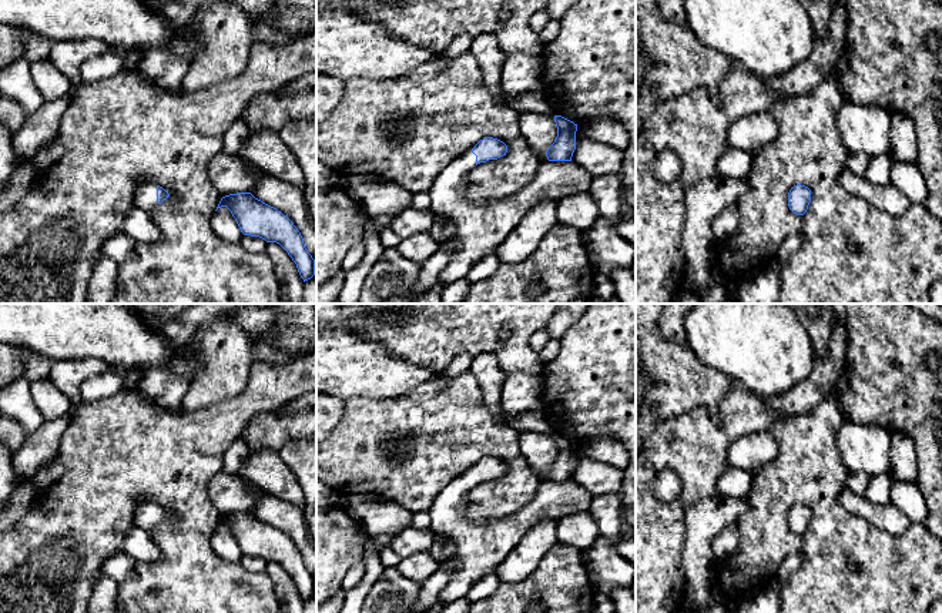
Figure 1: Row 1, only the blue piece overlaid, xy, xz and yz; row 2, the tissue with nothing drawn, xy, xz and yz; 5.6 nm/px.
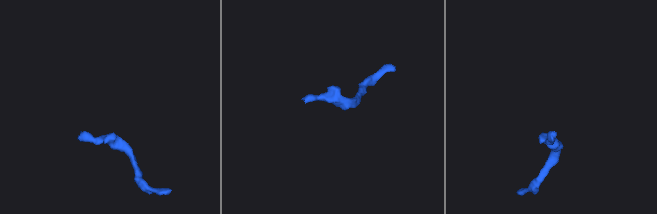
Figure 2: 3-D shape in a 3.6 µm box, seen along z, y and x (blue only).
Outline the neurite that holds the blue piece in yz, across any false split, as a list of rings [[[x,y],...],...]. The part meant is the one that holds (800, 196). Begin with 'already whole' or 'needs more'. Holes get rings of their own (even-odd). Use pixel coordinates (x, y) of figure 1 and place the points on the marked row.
already whole; [[[797,184],[788,192],[788,207],[797,215],[804,215],[811,202],[811,190]]]

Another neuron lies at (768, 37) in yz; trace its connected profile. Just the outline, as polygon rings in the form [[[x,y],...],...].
[[[684,0],[684,16],[700,44],[760,77],[788,73],[814,48],[814,24],[799,0]]]

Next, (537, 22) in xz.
[[[539,10],[530,19],[530,29],[539,34],[549,21],[550,16],[544,10]]]

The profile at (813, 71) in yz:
[[[835,0],[827,38],[815,37],[811,56],[788,73],[775,77],[761,77],[764,86],[787,100],[811,91],[825,78],[832,77],[832,70],[847,44],[847,6]]]

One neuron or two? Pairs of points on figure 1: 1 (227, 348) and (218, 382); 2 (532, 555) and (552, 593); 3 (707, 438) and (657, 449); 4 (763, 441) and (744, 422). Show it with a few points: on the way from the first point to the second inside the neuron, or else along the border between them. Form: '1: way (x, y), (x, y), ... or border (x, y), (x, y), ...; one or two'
1: way (227, 357), (225, 374); one
2: border (557, 542), (525, 578), (509, 583); two
3: way (694, 444), (670, 445); one
4: border (768, 429), (740, 435), (726, 451); two

